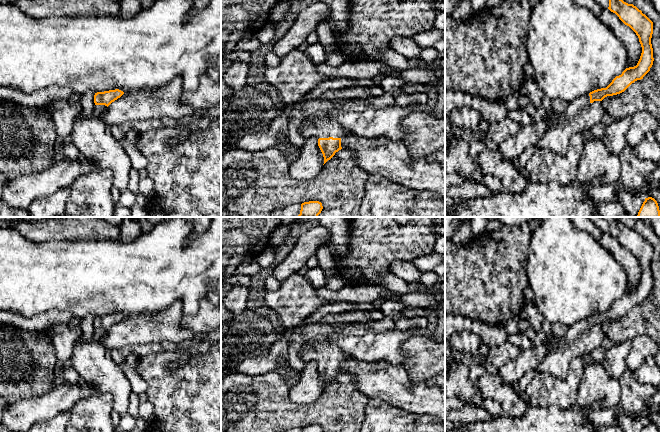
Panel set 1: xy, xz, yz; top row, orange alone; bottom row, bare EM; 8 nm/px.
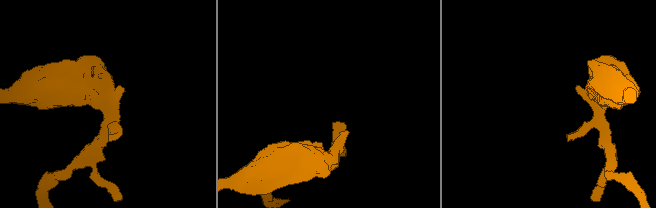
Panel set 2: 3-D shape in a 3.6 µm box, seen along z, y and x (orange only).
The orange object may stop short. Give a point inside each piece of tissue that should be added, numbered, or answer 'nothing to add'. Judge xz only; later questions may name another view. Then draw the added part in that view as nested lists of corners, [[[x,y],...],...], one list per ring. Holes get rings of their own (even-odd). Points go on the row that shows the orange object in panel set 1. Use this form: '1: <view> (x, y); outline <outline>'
1: xz (318, 124); outline [[[317,111],[306,115],[306,122],[299,127],[299,133],[305,139],[314,136],[319,138],[343,138],[345,131],[341,125],[330,119],[326,111]]]

